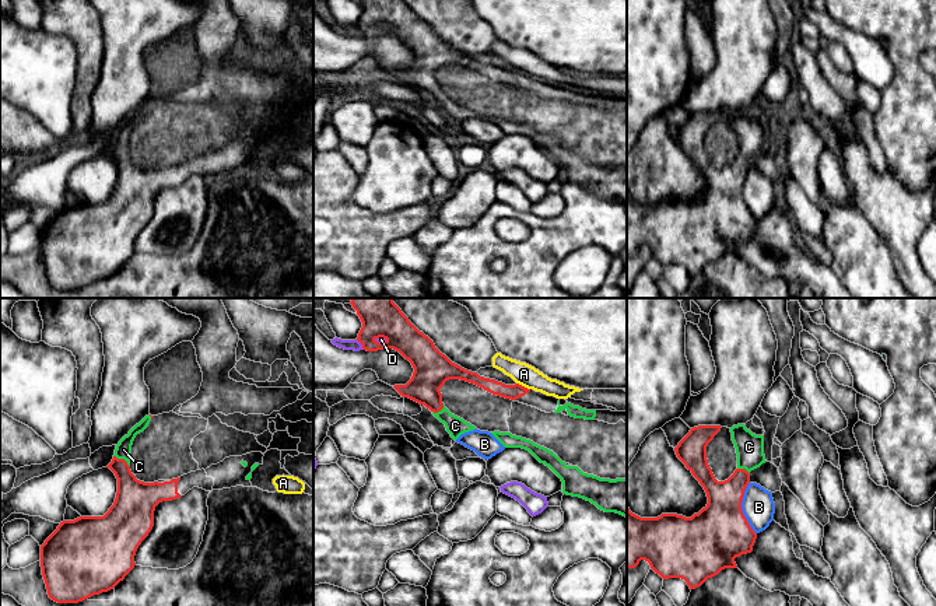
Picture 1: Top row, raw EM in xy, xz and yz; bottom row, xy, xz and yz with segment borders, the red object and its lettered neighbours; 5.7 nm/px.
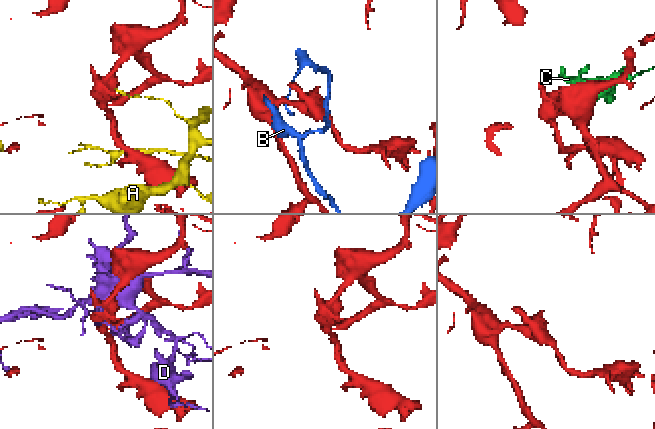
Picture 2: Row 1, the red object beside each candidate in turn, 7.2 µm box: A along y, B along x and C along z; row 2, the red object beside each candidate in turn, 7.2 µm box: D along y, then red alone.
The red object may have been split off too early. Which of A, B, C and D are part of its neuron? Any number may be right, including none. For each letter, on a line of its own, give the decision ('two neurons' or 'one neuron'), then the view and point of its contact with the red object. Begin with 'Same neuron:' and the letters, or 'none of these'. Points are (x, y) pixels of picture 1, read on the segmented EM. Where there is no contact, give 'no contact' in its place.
Same neuron: C
A: two neurons; contact xz (523, 386)
B: two neurons; contact yz (740, 508)
C: one neuron; contact xy (122, 459)
D: two neurons; contact xz (361, 343)

